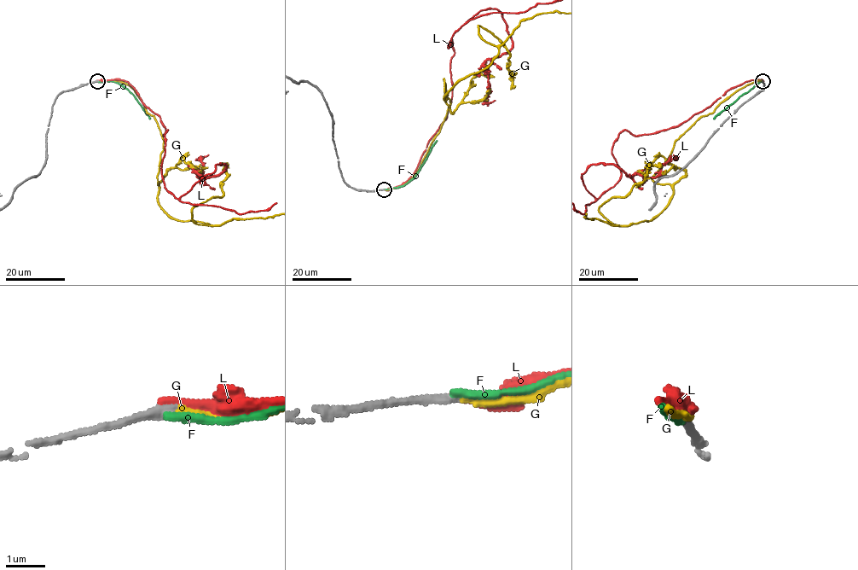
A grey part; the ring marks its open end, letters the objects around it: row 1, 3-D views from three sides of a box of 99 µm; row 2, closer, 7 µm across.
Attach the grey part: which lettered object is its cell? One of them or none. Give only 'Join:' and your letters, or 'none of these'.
Join: G

